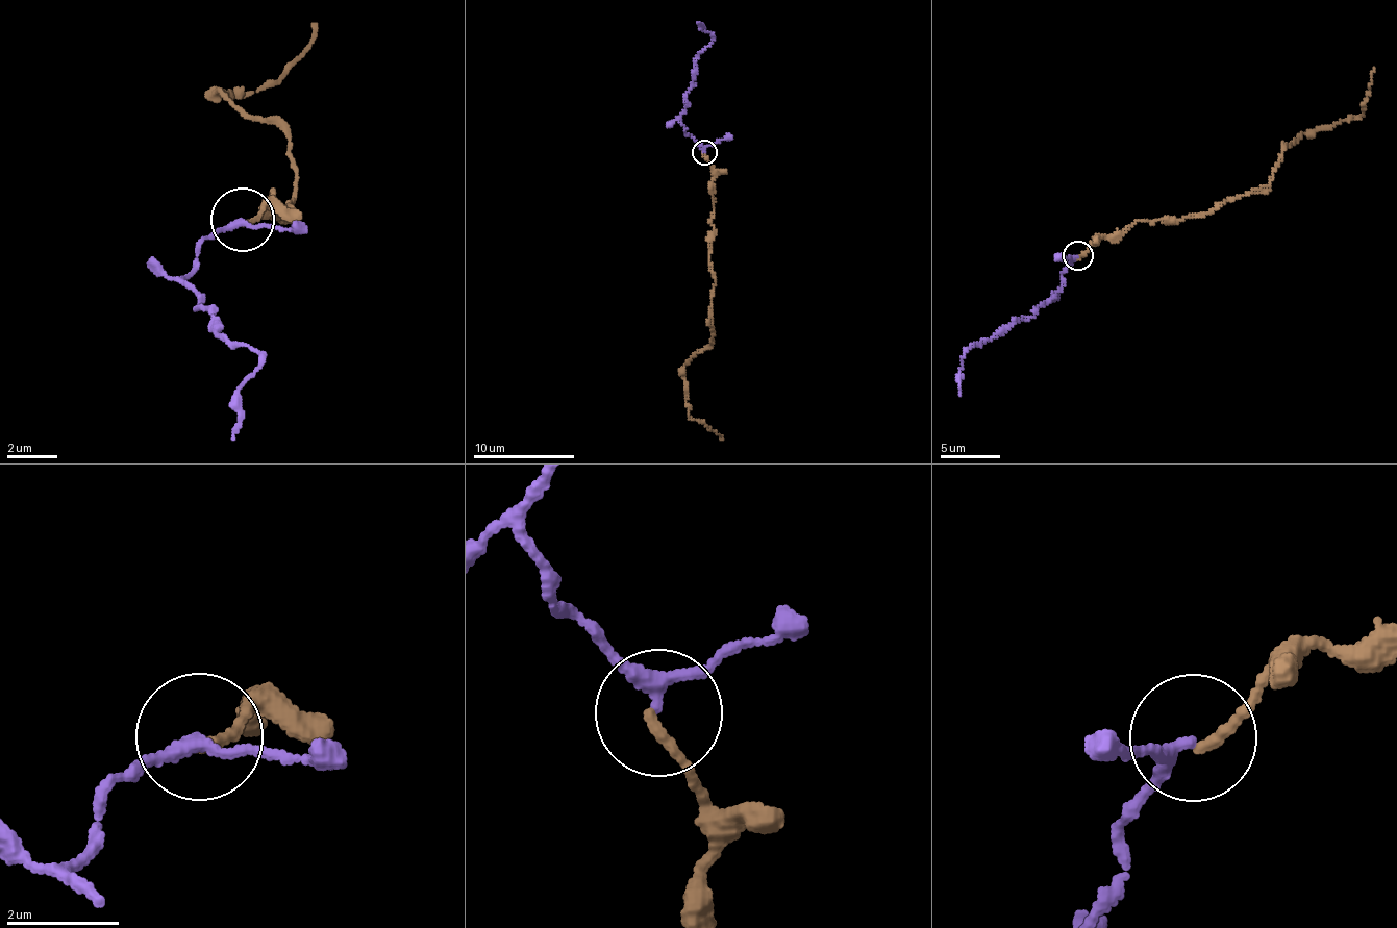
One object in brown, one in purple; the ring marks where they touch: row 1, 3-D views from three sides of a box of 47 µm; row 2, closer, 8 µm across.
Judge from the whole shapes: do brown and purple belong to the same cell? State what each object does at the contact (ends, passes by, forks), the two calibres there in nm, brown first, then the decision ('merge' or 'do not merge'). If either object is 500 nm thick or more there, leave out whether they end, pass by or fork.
brown ends | purple passes by | 180/200 nm | merge

